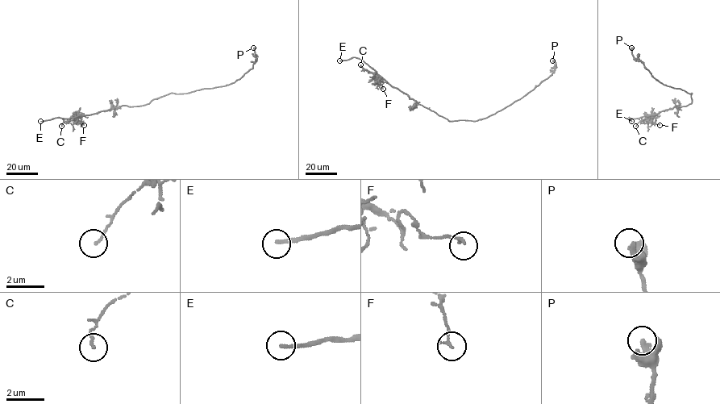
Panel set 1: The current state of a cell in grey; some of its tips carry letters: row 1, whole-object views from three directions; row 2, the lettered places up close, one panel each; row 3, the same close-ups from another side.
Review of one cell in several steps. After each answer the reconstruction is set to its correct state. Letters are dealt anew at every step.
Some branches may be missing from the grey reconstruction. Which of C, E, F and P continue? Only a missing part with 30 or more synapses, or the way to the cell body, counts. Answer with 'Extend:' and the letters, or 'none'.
Extend: E

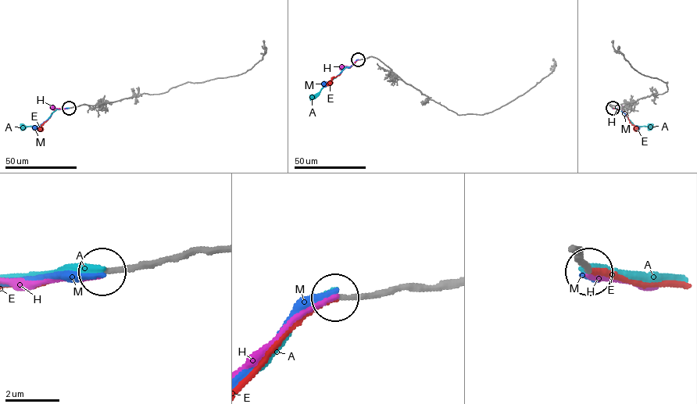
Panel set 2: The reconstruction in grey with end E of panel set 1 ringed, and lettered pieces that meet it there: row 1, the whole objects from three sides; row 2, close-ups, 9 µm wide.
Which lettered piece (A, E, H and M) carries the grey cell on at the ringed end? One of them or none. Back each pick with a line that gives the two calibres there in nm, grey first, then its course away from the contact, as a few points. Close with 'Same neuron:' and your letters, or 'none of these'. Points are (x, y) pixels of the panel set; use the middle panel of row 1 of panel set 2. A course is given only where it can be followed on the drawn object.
E: calibres 200 and 220 nm; course (358, 59), (330, 82)
Same neuron: E

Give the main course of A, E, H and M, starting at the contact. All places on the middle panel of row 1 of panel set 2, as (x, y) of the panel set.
A: (358, 59), (346, 66), (312, 98)
E: (358, 59), (330, 82)
H: (358, 59), (349, 66), (342, 66)
M: (358, 59), (324, 83)

